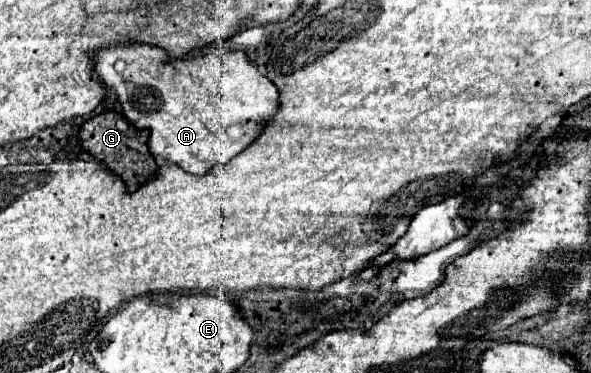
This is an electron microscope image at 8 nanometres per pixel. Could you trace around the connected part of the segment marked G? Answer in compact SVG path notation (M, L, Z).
M103 112L93 116L91 120L87 120L81 130L79 130L79 138L83 148L97 160L101 160L105 166L109 166L113 172L117 172L129 190L135 190L139 184L143 184L143 180L151 178L157 170L155 158L151 156L149 148L147 148L147 136L141 136L141 132L119 112Z

